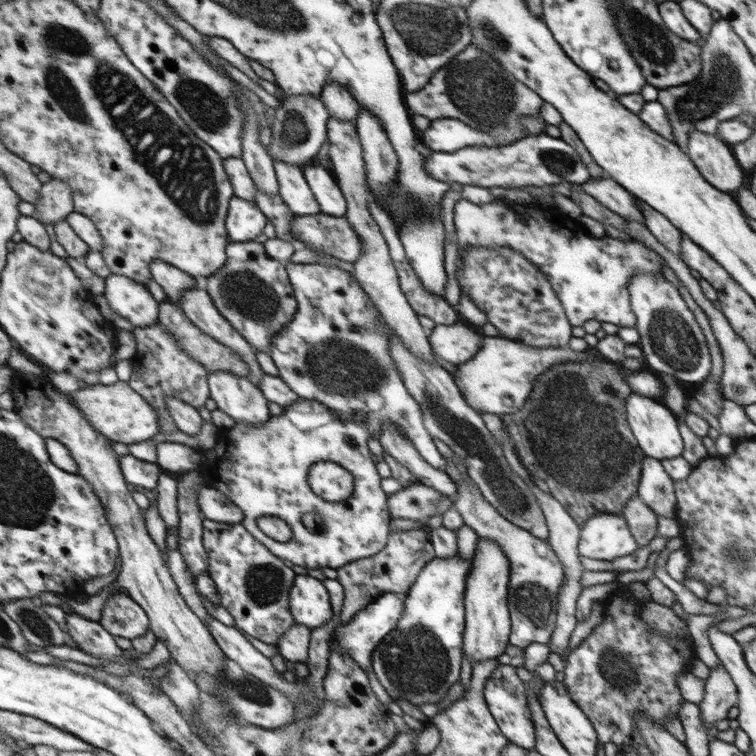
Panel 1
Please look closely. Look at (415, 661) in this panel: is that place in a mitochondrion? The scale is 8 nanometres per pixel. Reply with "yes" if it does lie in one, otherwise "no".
yes

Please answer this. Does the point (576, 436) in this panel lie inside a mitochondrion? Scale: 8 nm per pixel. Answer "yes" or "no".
yes

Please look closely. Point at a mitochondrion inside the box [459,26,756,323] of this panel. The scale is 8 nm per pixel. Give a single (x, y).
(723, 83)

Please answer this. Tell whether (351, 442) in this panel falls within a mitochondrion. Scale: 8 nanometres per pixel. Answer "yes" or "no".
no

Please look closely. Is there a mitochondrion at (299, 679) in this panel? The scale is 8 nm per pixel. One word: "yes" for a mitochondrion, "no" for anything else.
no

